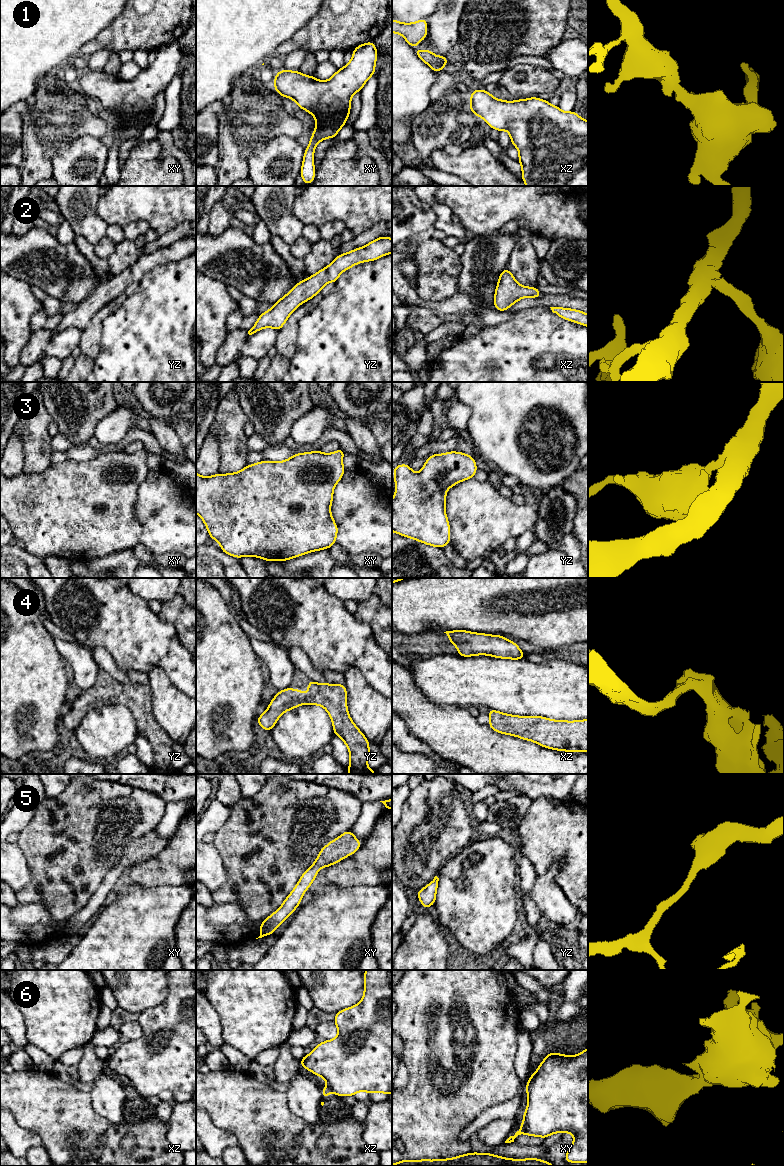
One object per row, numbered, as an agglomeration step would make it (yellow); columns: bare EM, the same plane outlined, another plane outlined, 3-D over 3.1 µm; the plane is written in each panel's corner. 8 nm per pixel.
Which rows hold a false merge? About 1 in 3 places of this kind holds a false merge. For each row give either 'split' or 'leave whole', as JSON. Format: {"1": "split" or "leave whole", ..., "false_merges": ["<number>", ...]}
{"1": "leave whole", "2": "leave whole", "3": "leave whole", "4": "leave whole", "5": "leave whole", "6": "split", "false_merges": ["6"]}

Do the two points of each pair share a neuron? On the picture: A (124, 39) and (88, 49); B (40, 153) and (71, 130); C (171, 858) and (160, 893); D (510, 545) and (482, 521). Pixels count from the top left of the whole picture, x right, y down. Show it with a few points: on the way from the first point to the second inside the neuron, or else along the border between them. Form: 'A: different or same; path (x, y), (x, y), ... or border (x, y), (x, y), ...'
A: same; path (115, 39), (105, 39), (97, 43)
B: same; path (48, 145), (63, 130)
C: different; border (139, 885), (144, 887), (165, 886)
D: different; border (515, 538), (510, 538), (501, 547)

